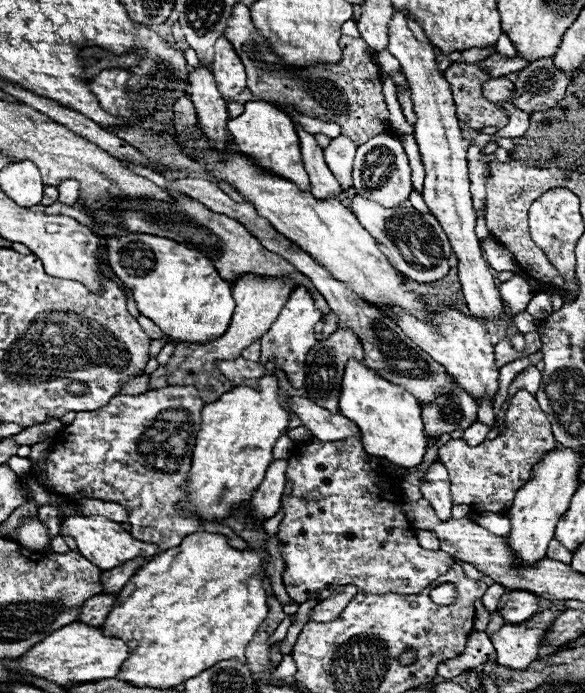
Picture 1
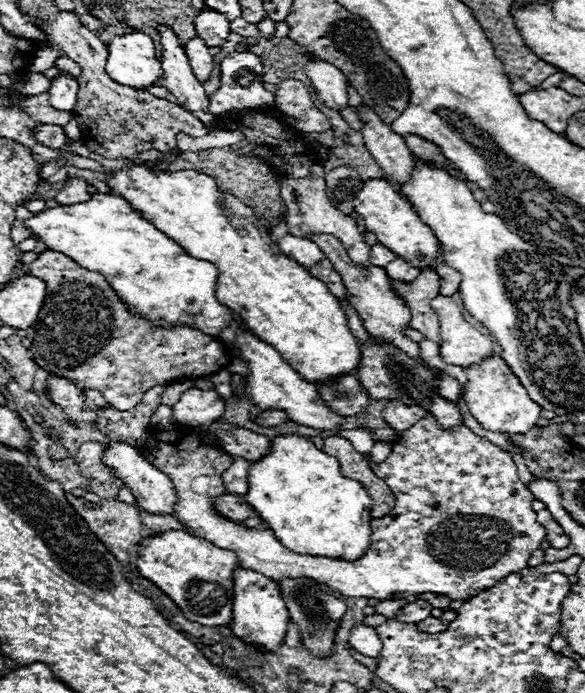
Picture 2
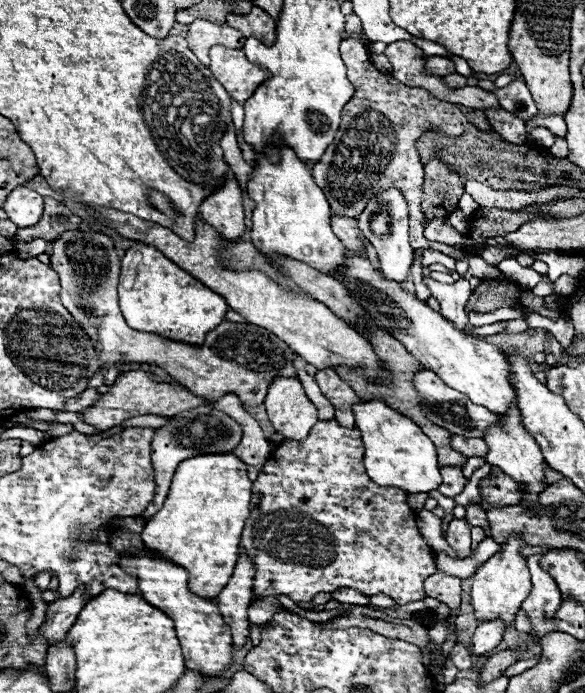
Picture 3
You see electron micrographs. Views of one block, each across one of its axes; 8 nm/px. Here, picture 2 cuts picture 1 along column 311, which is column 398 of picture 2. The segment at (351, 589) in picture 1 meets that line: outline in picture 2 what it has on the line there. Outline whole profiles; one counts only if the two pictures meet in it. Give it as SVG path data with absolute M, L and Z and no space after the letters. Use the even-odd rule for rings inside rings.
M416 600L416 602L410 602L406 604L400 612L398 612L398 620L400 622L410 622L410 624L416 624L418 620L424 620L426 616L430 616L432 612L432 606L424 600Z

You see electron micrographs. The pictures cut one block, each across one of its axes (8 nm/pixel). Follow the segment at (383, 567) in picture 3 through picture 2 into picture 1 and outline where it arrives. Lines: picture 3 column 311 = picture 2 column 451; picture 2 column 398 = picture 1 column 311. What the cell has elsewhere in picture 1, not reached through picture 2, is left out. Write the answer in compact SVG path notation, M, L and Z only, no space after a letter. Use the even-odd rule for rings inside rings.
M450 434L440 436L440 440L426 450L420 472L404 472L400 478L388 476L380 466L378 458L364 452L362 442L356 436L348 436L346 440L336 440L336 442L320 442L312 438L308 444L300 446L296 454L288 458L286 480L292 482L292 492L282 502L284 518L280 522L276 538L280 540L282 558L286 564L282 580L288 596L294 602L302 604L306 600L324 600L334 592L334 588L346 584L356 584L362 592L368 594L388 594L388 592L418 594L430 582L434 582L438 576L450 570L454 558L442 550L422 548L416 540L412 526L406 522L400 504L392 500L392 496L400 496L402 482L412 482L412 484L422 482L424 472L428 472L432 462L438 460L438 448L444 446L450 439Z

